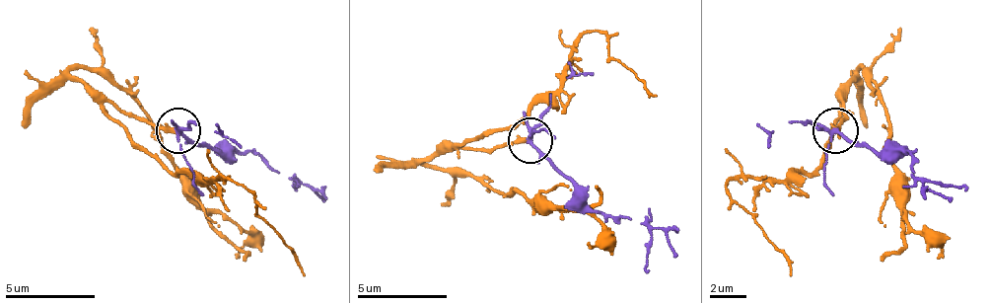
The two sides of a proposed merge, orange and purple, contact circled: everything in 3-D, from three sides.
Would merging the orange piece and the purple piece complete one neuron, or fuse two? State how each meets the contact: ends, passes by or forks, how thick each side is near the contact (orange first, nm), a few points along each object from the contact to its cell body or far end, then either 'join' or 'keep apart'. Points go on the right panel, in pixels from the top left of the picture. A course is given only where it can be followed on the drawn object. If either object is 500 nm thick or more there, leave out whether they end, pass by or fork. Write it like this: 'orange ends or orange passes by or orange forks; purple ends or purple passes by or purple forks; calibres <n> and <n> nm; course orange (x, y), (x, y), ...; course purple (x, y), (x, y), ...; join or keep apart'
orange passes by; purple forks; calibres 200 and 180 nm; course orange (834, 129), (843, 102), (861, 71), (888, 120), (892, 183), (910, 223), (933, 241), (938, 260); course purple (834, 129), (879, 152), (906, 152), (924, 183), (951, 201); join

